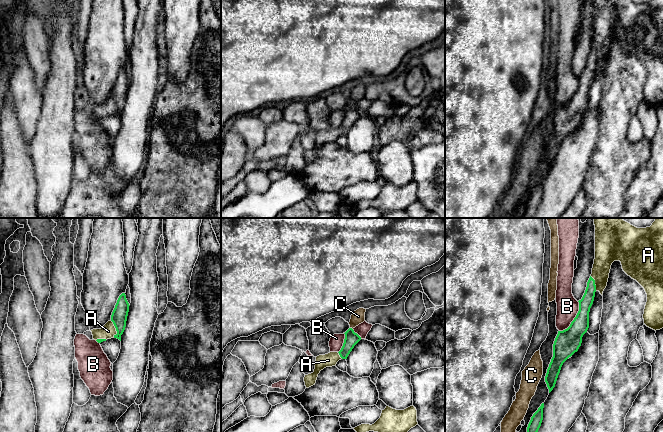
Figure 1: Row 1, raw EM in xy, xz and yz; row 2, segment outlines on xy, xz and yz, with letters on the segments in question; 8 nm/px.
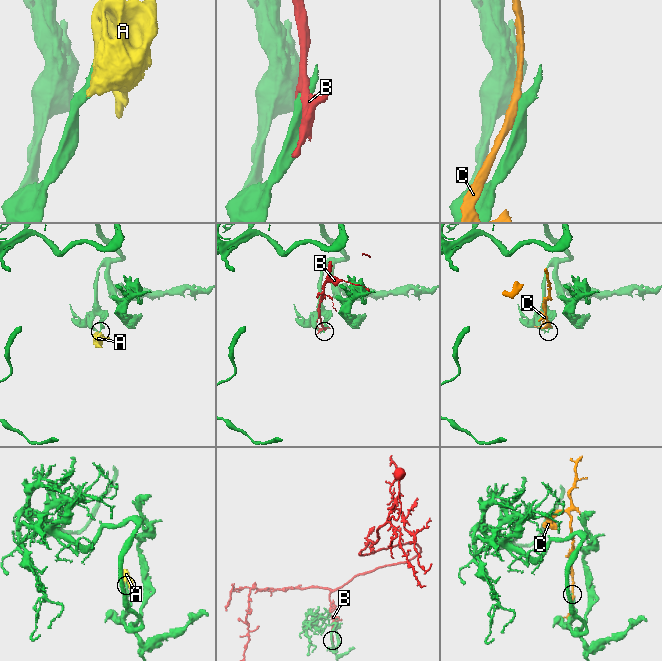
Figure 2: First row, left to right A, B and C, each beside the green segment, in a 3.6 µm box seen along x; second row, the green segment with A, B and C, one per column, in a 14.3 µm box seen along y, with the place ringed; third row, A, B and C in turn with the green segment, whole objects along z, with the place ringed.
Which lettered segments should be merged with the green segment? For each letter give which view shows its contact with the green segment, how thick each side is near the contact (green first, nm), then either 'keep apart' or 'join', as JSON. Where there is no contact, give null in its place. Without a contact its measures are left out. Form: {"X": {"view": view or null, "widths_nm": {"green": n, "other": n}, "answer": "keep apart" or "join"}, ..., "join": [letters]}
{"A": {"view": "xy", "widths_nm": {"green": 130, "other": 120}, "answer": "join"}, "B": {"view": "yz", "widths_nm": {"green": 200, "other": 180}, "answer": "keep apart"}, "C": {"view": "xz", "widths_nm": {"green": 110, "other": 110}, "answer": "keep apart"}, "join": ["A"]}

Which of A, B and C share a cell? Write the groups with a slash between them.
A / B / C

